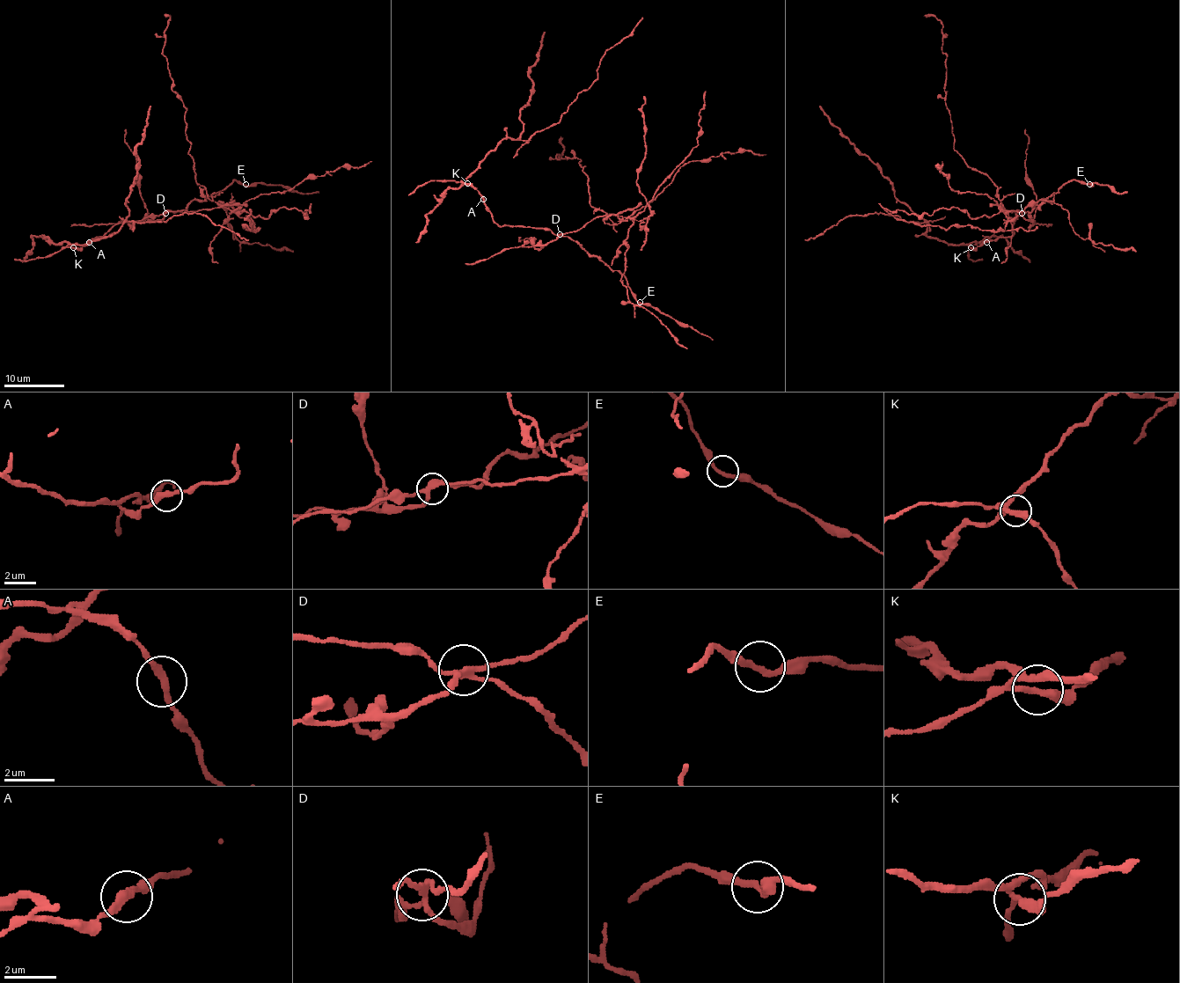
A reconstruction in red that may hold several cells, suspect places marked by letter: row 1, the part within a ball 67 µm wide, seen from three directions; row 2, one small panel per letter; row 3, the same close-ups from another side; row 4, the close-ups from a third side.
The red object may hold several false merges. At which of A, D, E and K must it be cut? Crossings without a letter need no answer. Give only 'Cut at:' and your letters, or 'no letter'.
Cut at: D, K

